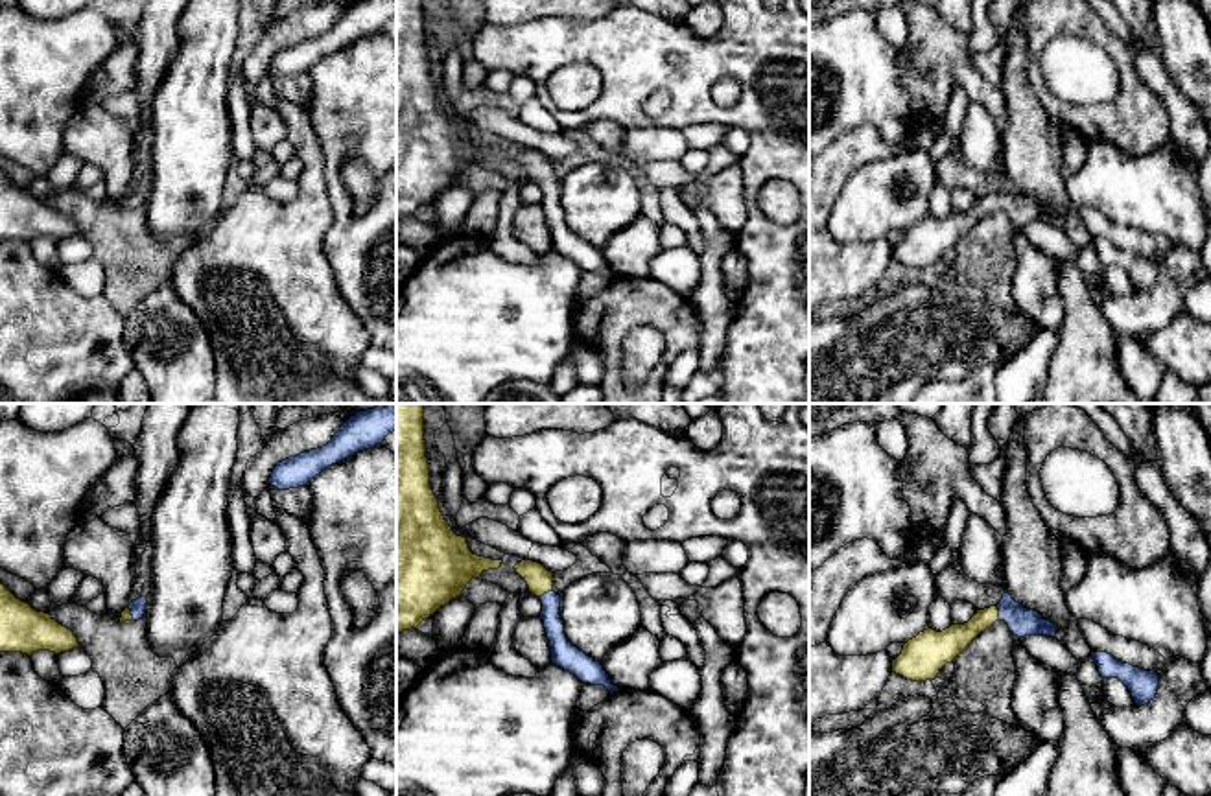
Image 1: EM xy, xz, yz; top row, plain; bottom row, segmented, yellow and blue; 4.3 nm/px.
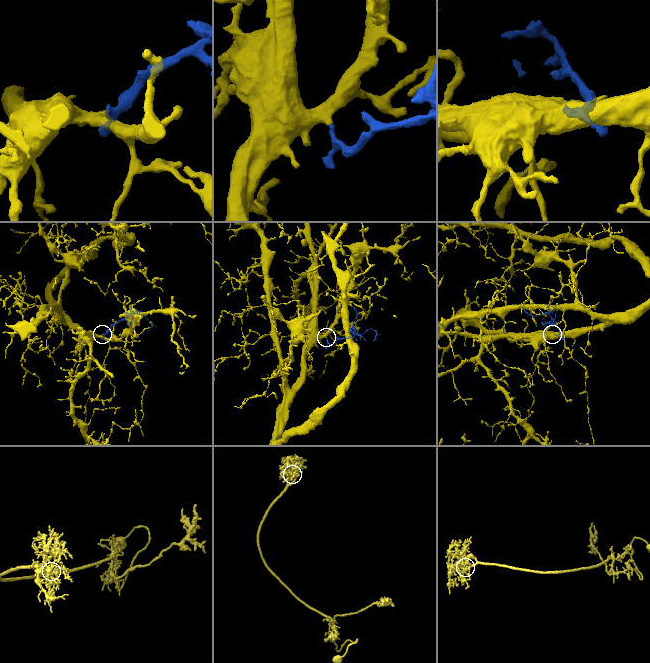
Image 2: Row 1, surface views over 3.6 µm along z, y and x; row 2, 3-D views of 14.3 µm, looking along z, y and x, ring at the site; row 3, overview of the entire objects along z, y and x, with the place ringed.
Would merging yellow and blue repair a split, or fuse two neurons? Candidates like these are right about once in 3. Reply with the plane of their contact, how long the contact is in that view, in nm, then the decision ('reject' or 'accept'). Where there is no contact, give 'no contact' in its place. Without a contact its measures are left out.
contact in yz; length 70 nm; accept

